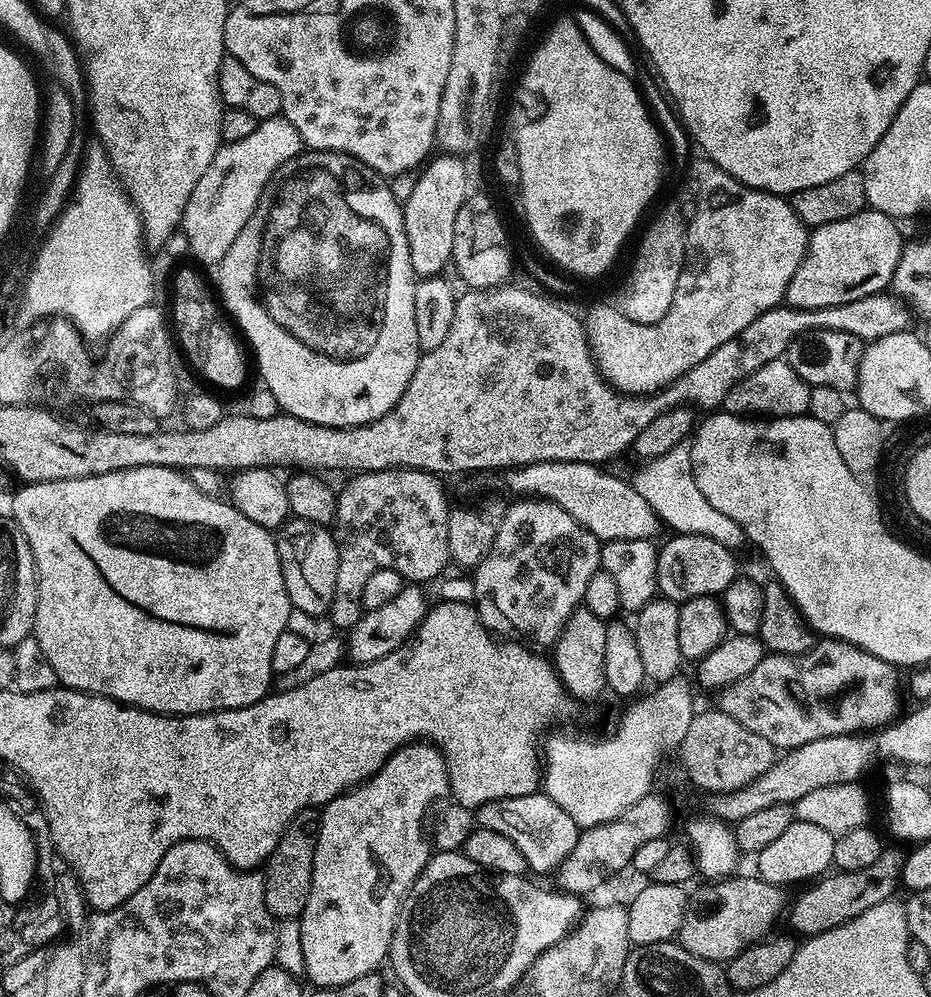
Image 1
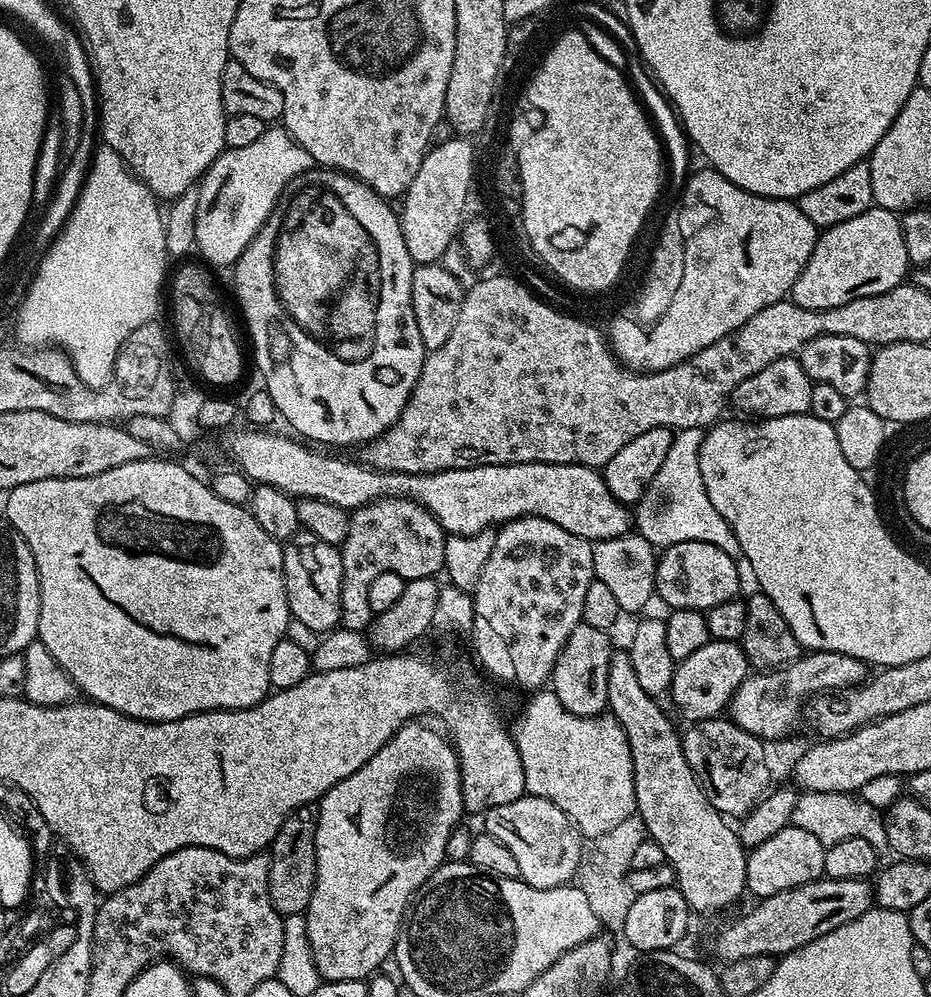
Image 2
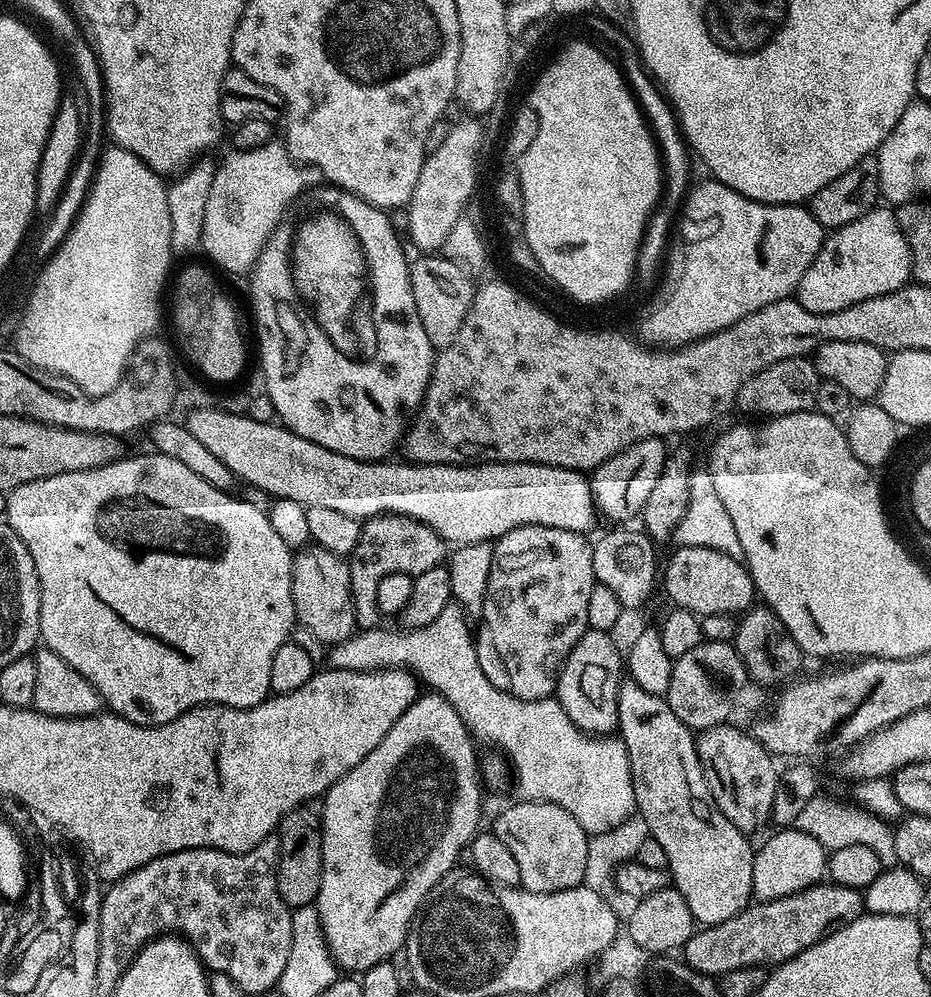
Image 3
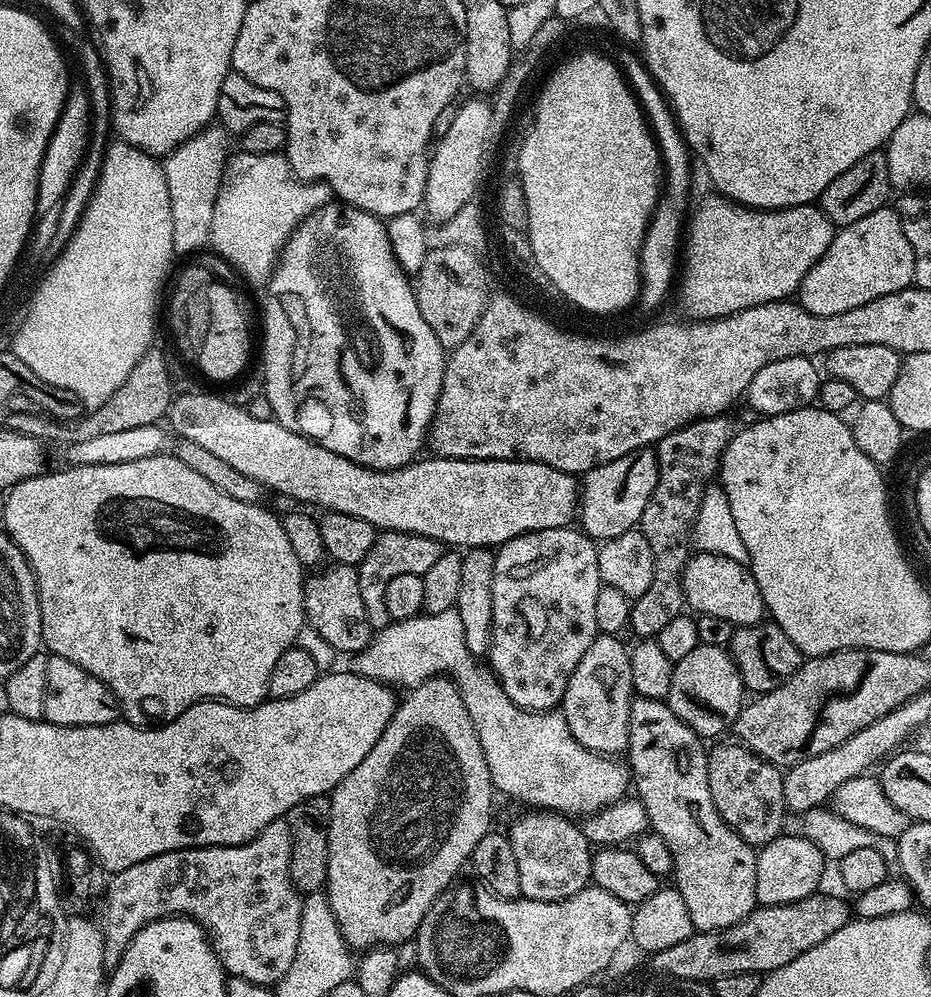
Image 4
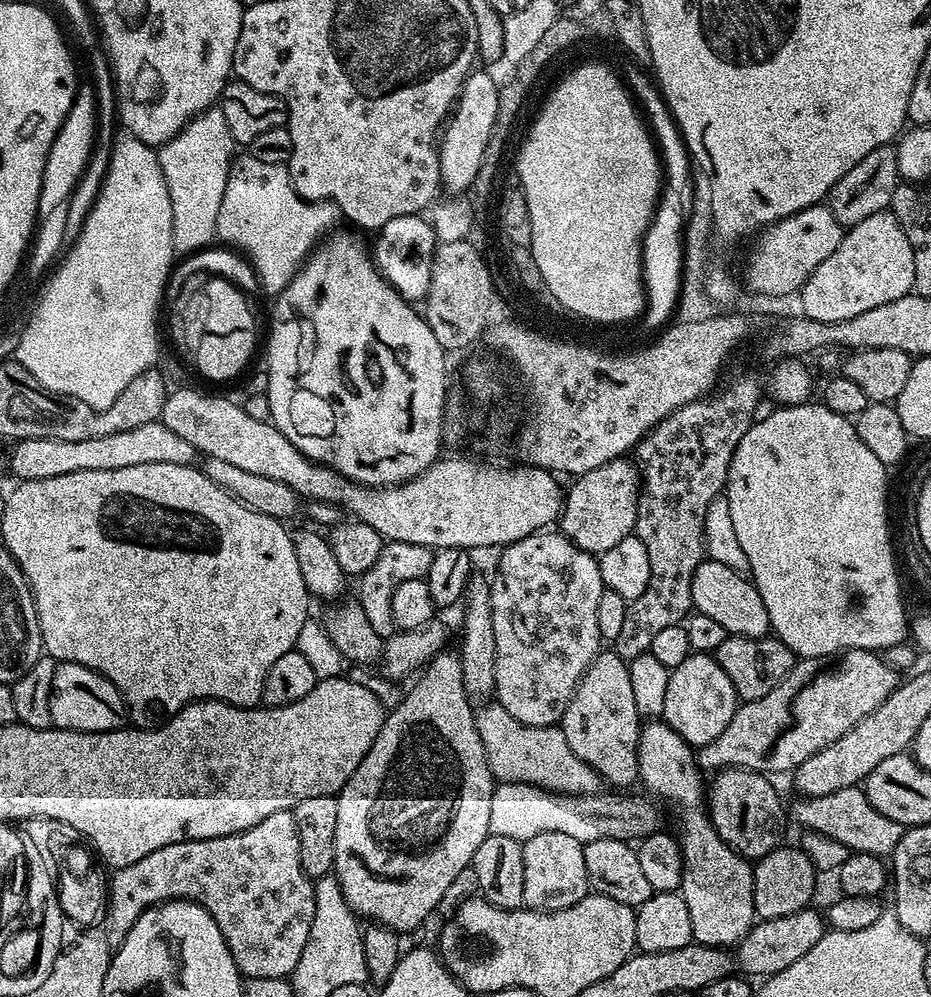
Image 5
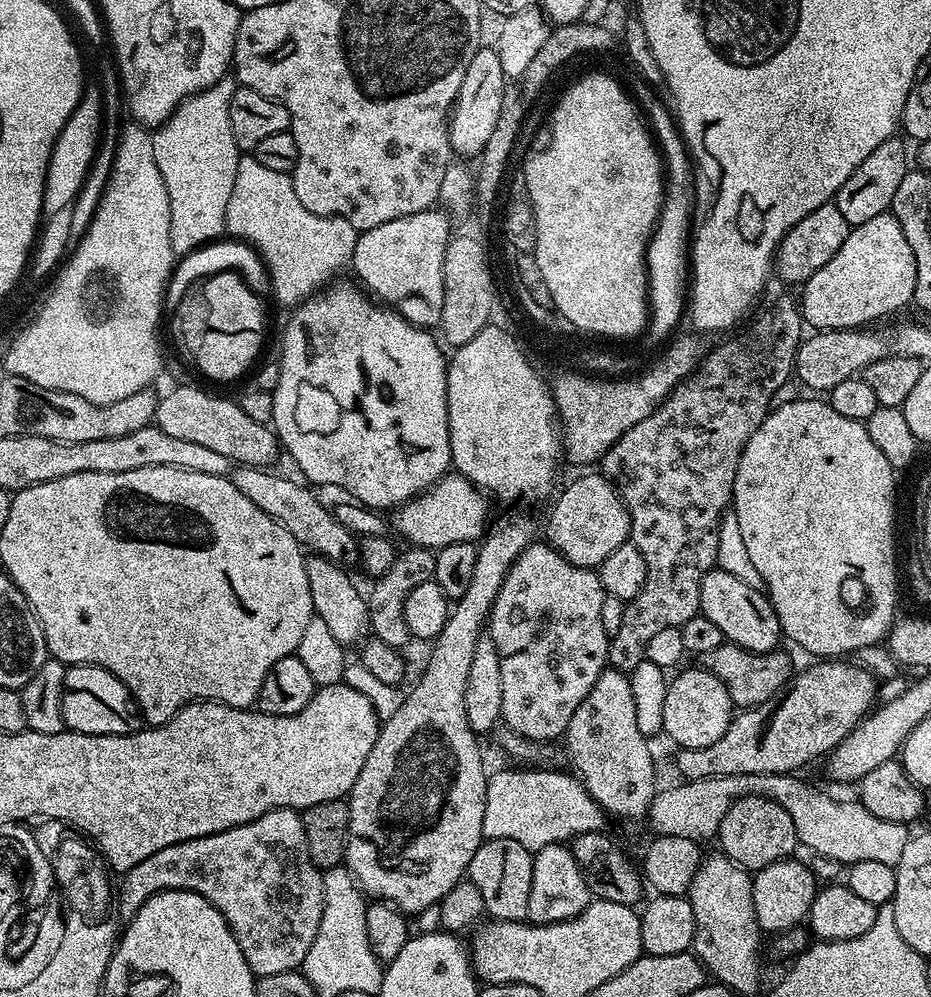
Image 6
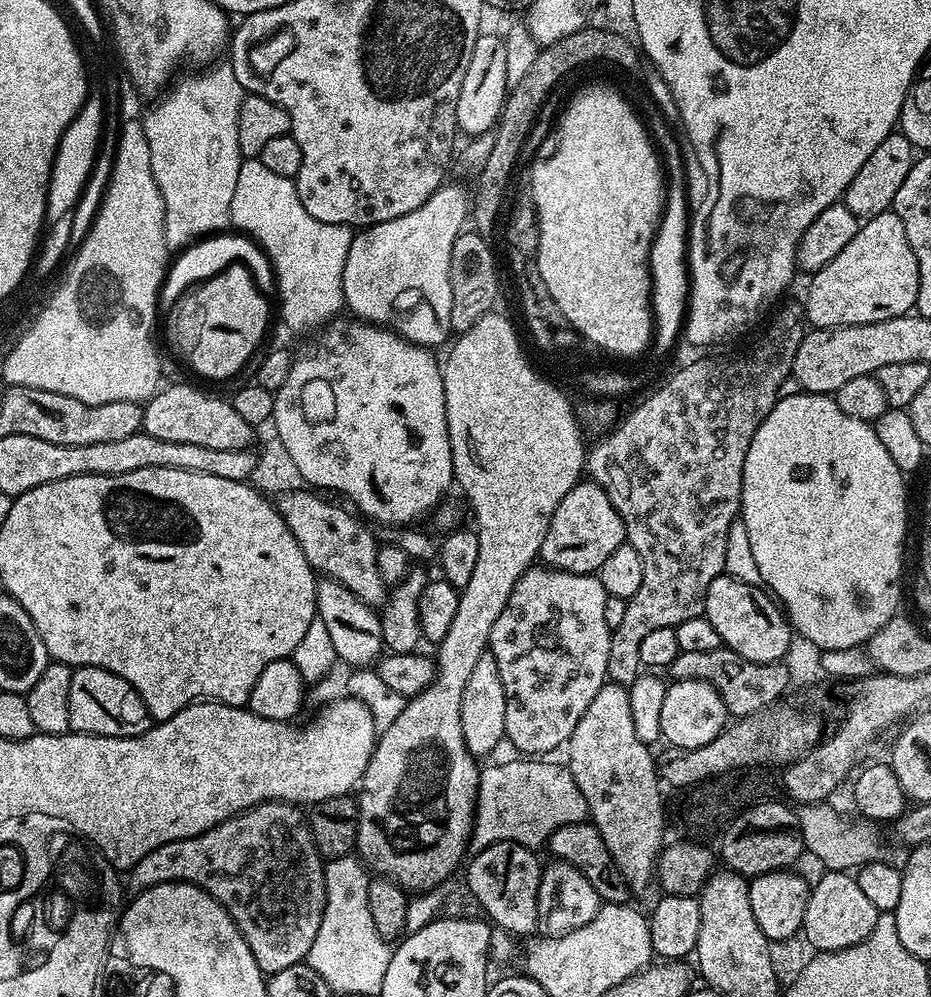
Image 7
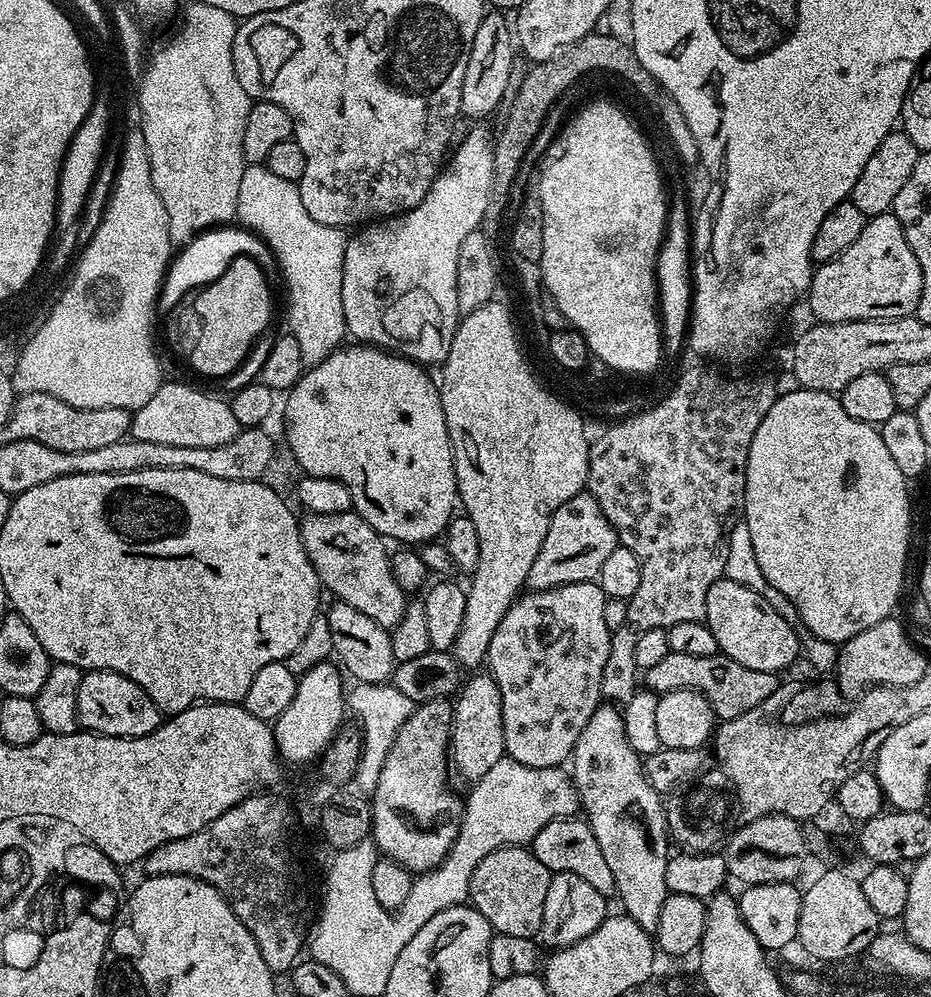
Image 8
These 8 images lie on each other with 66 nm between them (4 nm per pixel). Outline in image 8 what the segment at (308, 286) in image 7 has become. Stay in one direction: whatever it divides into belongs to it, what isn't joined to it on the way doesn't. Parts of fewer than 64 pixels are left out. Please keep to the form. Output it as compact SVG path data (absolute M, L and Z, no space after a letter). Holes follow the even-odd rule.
M248 164L244 169L236 220L259 236L276 257L288 287L287 331L298 340L305 365L319 364L346 340L342 314L342 270L348 245L345 229L314 222L302 206L299 187L270 174L263 164Z

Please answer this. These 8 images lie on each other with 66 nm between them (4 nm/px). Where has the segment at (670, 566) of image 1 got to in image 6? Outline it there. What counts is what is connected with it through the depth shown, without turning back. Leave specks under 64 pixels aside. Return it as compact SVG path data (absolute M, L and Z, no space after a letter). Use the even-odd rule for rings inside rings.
M712 568L706 578L702 578L700 612L722 630L727 643L737 644L751 652L771 652L782 640L778 614L772 609L767 595L760 588L746 586L742 578L734 578L734 574L726 574L721 568Z

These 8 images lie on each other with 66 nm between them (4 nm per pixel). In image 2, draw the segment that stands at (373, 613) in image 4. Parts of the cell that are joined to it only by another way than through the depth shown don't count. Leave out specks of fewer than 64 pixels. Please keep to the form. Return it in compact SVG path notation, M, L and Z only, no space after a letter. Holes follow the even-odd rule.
M383 496L369 504L355 509L348 518L348 533L344 543L339 545L342 554L342 602L340 603L339 627L355 632L367 633L374 614L370 610L370 582L378 574L398 574L405 578L435 577L444 566L446 554L446 533L441 524L418 502L407 500L404 496Z

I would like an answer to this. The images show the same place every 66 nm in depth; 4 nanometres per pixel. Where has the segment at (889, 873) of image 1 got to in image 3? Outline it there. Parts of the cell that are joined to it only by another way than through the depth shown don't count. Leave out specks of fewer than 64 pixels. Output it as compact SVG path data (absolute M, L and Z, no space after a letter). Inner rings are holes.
M831 882L811 884L806 890L802 890L798 894L790 894L786 898L749 903L748 907L743 908L734 918L721 924L710 924L693 931L692 937L684 943L682 959L691 968L701 972L703 976L713 978L722 977L730 970L768 968L784 964L790 958L802 954L802 950L814 946L822 938L834 934L834 930L854 922L863 912L864 897L857 889Z

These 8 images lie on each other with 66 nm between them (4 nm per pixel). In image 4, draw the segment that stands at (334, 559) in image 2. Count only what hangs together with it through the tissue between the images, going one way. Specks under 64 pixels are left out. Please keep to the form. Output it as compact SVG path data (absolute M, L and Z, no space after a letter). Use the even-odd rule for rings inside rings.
M333 563L331 566L307 577L304 582L304 614L307 623L330 646L334 646L337 654L355 654L371 642L374 629L366 618L366 606L362 606L362 593L358 587L358 574L356 568L350 564ZM332 567L332 568L328 568ZM328 568L328 569L327 569ZM324 571L325 572L320 572Z

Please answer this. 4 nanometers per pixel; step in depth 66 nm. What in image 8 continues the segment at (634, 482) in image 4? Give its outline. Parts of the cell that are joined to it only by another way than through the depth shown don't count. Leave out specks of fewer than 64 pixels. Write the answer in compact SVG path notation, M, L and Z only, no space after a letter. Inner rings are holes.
M587 491L578 493L570 502L562 502L556 513L550 518L550 530L542 538L542 550L530 566L527 587L541 592L547 588L557 588L563 584L595 581L599 577L610 550L618 547L614 526L602 514L602 506Z

